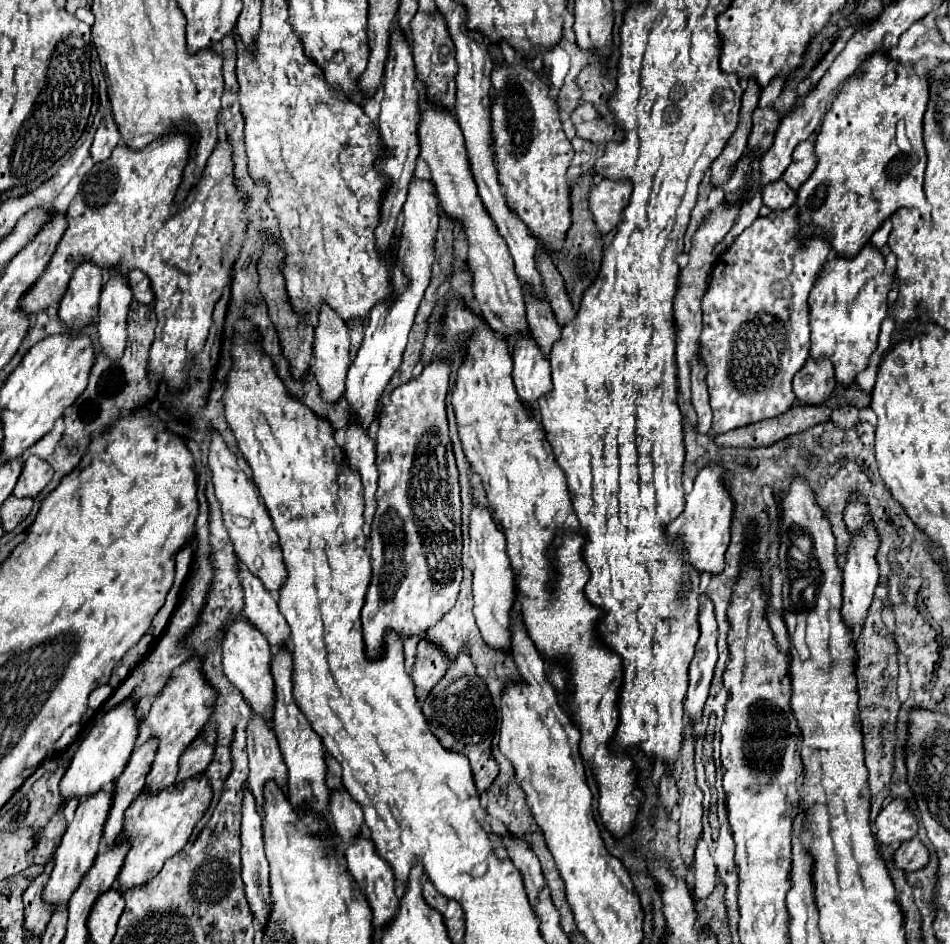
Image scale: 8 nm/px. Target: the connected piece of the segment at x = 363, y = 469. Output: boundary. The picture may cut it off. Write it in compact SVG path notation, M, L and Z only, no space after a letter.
M348 426L346 430L346 446L348 464L360 472L360 480L364 484L364 498L366 498L366 526L372 522L372 516L376 512L376 482L378 482L378 470L376 470L376 454L374 454L374 440L368 436L366 430L360 430L360 426Z

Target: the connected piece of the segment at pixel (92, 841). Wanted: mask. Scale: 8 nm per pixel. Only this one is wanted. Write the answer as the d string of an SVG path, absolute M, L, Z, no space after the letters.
M100 790L94 796L88 796L84 802L80 802L76 816L74 816L74 822L66 828L58 850L54 852L54 870L52 870L50 880L44 888L44 904L54 906L54 908L66 906L70 896L74 894L74 890L80 886L84 874L88 874L88 870L92 868L92 864L96 860L100 838L102 838L102 826L108 816L110 804L112 804L112 792L106 792L106 790Z

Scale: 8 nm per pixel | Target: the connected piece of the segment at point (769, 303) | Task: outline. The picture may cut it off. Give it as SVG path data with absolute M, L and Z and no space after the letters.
M796 206L780 212L772 210L766 218L756 218L754 224L746 228L714 262L708 290L702 298L704 328L698 344L698 356L708 370L706 384L714 412L714 434L776 418L776 414L784 414L796 400L792 392L792 378L802 370L810 356L808 296L830 256L830 246L822 238L810 238L800 244L796 236Z

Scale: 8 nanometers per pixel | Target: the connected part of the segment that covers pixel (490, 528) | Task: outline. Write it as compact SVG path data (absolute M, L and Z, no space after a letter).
M472 502L470 510L470 558L474 560L474 616L482 638L492 648L510 650L510 610L516 598L514 594L514 574L510 560L506 556L506 538L498 524L494 522L488 508L480 502Z

